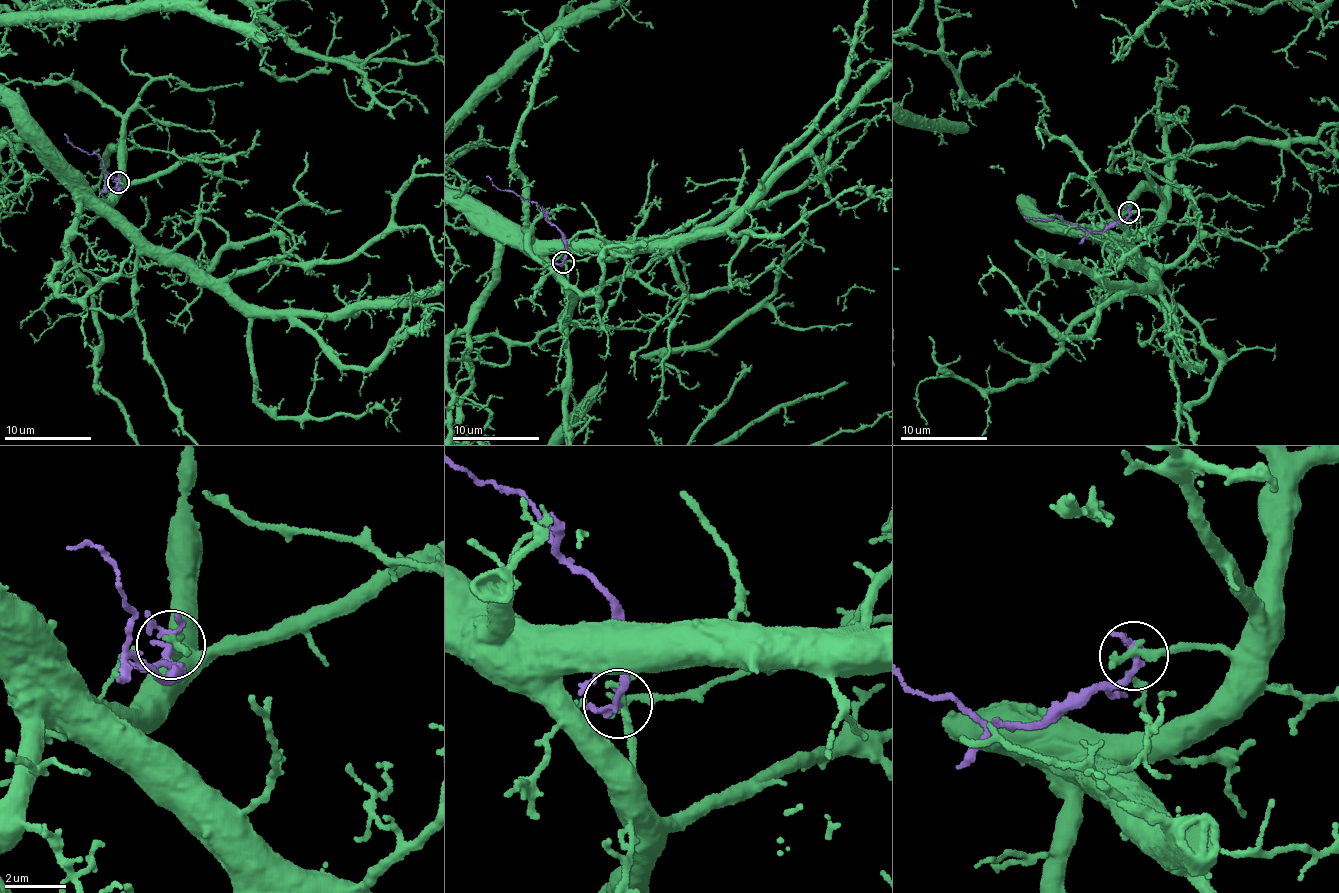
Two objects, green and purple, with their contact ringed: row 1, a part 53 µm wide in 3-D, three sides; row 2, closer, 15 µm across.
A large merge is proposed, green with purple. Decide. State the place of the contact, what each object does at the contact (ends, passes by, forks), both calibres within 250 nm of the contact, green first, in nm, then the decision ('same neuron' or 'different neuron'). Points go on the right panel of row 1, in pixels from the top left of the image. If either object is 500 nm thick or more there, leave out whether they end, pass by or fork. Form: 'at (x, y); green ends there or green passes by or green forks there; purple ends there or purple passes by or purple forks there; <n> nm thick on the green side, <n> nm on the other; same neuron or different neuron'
at (1129, 212); green ends there; purple passes by; 320 nm thick on the green side, 200 nm on the other; different neuron

